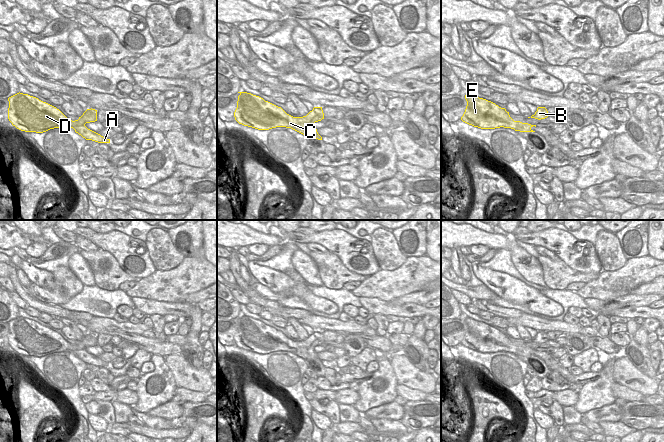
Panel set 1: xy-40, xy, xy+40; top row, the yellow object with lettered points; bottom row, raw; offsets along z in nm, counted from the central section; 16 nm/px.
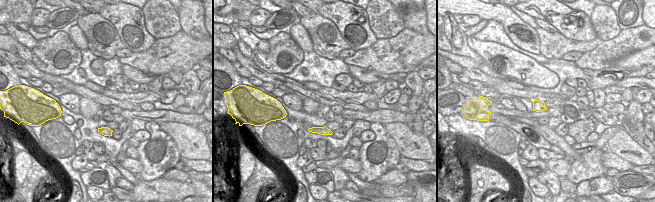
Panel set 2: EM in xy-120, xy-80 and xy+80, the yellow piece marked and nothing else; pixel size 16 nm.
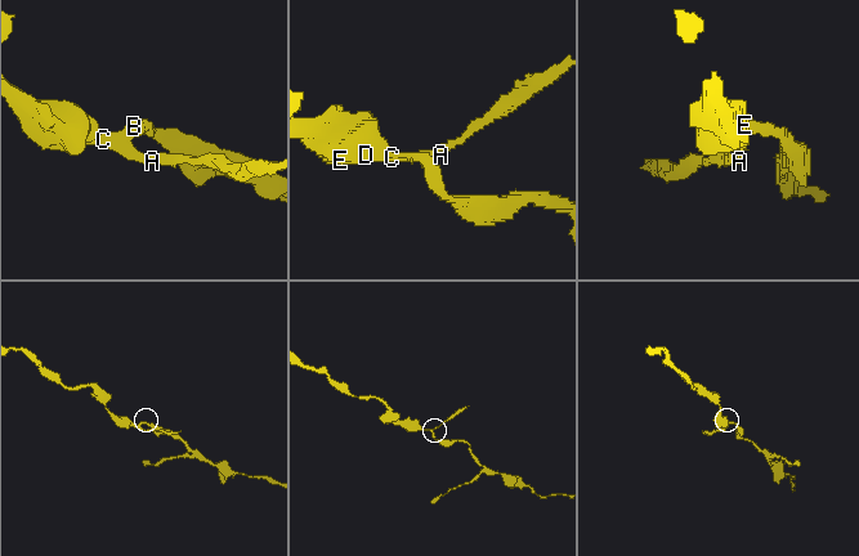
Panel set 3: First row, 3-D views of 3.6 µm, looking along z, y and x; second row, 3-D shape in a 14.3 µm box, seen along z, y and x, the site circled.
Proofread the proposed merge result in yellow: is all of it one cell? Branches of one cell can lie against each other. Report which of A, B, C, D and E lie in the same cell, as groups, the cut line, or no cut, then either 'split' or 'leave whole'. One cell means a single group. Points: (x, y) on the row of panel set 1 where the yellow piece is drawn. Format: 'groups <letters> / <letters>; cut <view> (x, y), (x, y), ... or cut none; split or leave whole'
groups A B C D E; cut none; leave whole

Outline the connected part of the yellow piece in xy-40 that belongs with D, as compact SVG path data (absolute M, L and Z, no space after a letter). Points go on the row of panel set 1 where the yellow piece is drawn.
M17 93L8 98L8 119L17 129L43 133L54 128L73 128L86 140L110 143L110 139L88 129L85 124L97 121L97 110L87 109L78 120L72 121L56 107L28 94Z

